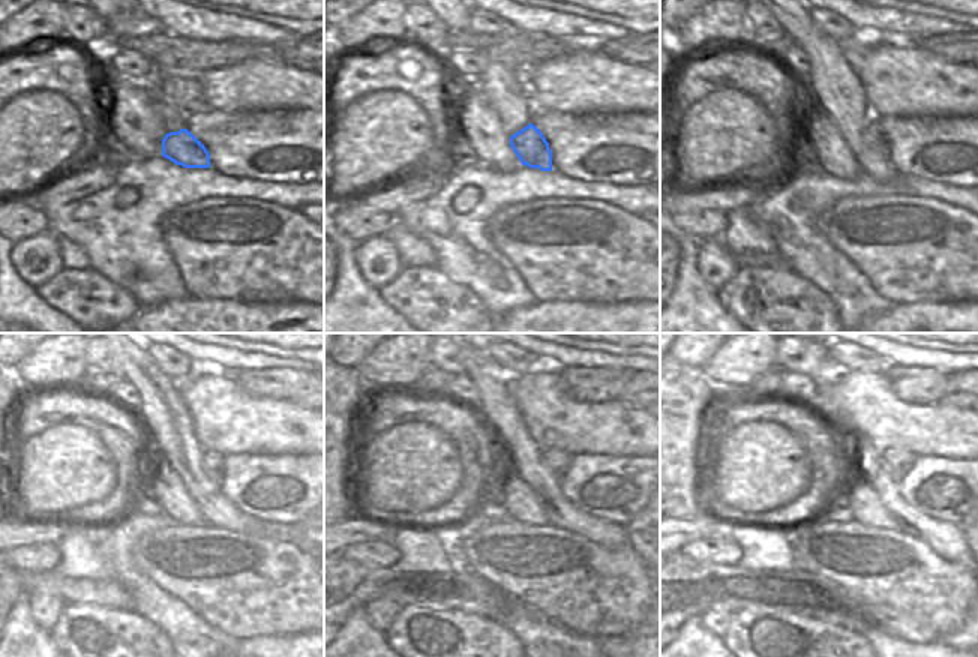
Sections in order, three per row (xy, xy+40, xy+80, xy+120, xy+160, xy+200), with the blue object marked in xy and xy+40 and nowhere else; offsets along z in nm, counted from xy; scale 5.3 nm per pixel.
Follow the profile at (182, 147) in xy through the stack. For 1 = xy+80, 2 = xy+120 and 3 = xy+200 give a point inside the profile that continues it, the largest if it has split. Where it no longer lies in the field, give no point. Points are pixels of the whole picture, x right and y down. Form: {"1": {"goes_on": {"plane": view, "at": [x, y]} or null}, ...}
{"1": {"goes_on": {"plane": "xy+80", "at": [876, 135]}}, "2": {"goes_on": {"plane": "xy+120", "at": [213, 461]}}, "3": {"goes_on": {"plane": "xy+200", "at": [897, 461]}}}

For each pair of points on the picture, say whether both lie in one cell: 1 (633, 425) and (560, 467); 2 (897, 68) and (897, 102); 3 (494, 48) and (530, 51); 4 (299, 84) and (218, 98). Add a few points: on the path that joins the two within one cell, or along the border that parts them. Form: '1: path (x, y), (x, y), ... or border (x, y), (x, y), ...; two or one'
1: border (543, 449), (561, 449), (572, 456); two
2: path (897, 77), (897, 93); one
3: path (503, 48), (521, 51); one
4: path (279, 87), (237, 87); one

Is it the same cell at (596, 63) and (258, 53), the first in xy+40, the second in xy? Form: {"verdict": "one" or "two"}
{"verdict": "two"}

